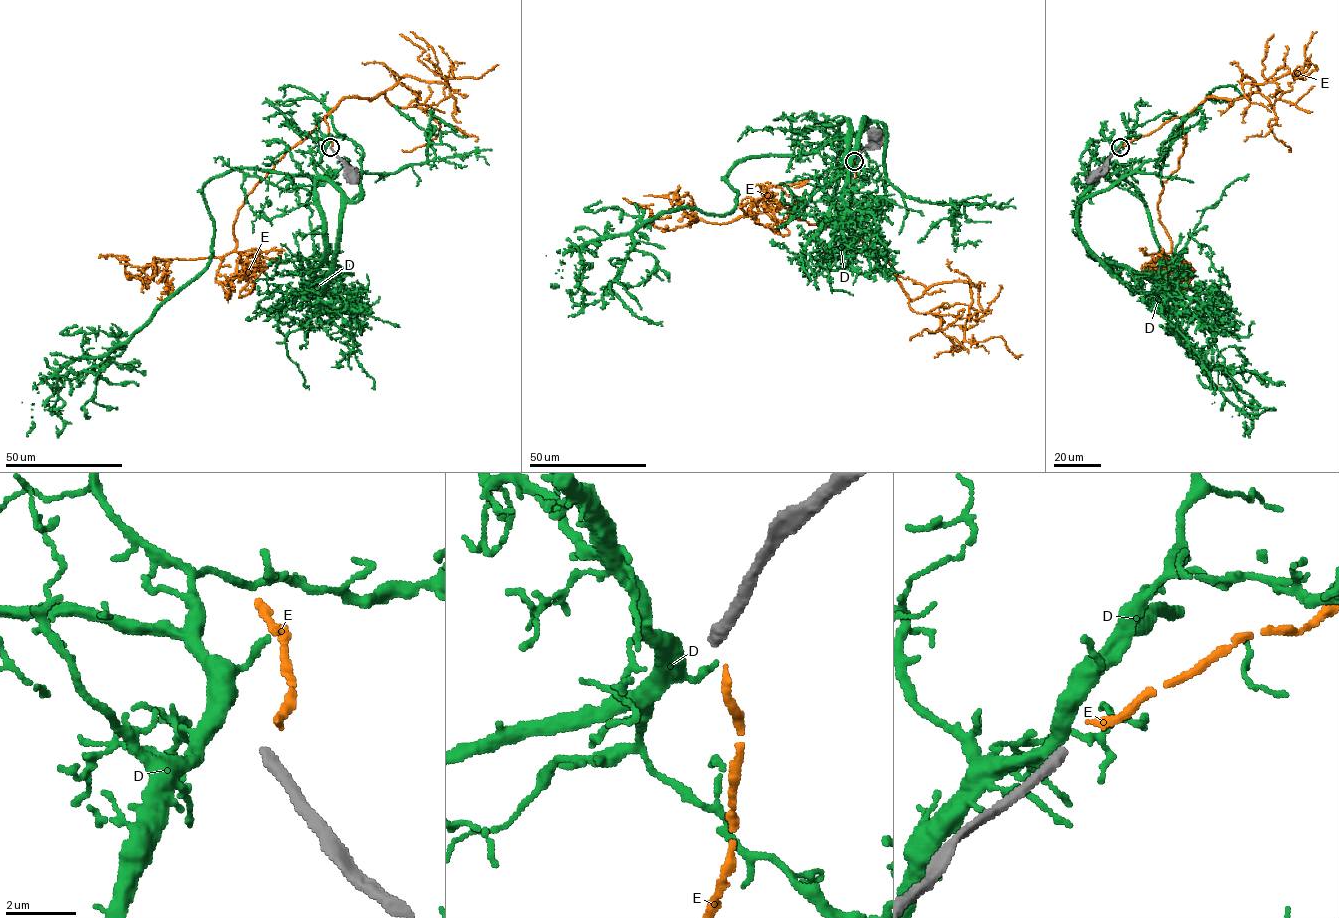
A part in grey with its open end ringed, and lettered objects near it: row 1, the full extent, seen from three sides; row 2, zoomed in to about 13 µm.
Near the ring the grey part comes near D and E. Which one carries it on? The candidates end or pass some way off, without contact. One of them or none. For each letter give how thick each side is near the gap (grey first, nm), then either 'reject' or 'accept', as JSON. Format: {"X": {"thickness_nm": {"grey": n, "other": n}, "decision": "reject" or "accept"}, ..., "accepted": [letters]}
{"D": {"thickness_nm": {"grey": 320, "other": 380}, "decision": "reject"}, "E": {"thickness_nm": {"grey": 320, "other": 200}, "decision": "reject"}, "accepted": []}

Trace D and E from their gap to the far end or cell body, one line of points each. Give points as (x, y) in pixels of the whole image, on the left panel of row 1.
D: (328, 145), (320, 176), (232, 169), (206, 183), (207, 265), (128, 339), (70, 360), (27, 436)
E: (331, 145), (324, 116), (247, 196), (233, 251), (156, 261), (130, 278), (126, 257), (112, 255), (129, 259)

